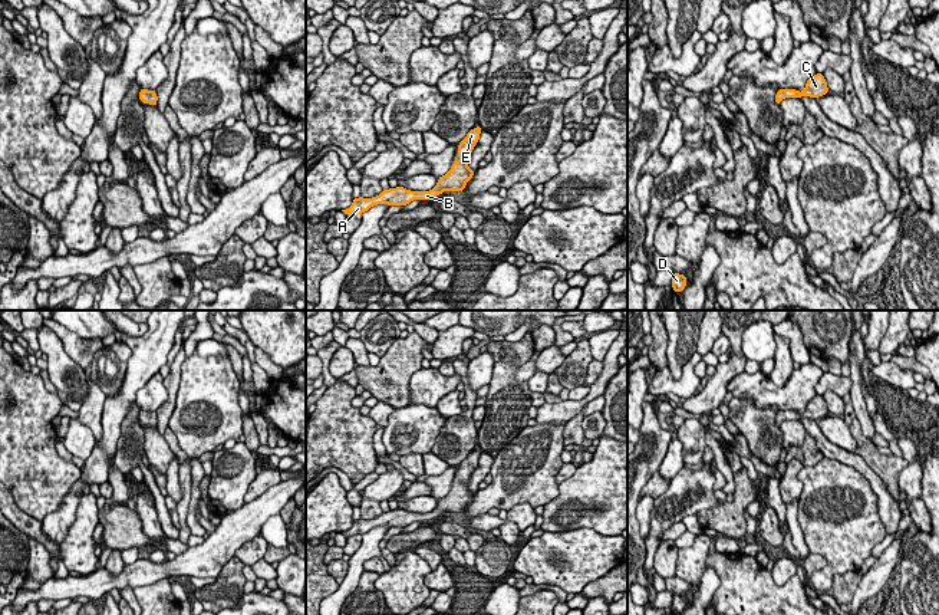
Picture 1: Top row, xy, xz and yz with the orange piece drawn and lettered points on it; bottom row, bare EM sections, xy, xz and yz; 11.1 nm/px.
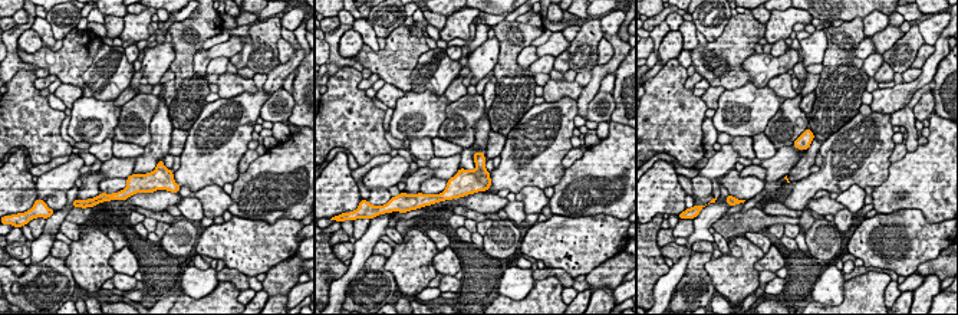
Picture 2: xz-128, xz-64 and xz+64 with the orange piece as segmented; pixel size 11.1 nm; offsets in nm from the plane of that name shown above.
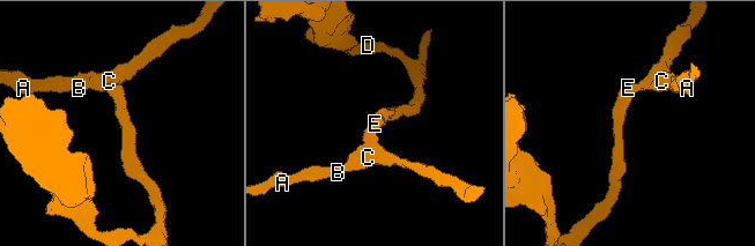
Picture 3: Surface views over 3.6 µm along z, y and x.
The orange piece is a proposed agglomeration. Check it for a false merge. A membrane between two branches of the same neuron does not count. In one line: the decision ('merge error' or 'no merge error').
no merge error

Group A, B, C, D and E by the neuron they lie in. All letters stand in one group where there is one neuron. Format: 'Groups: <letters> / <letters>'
Groups: A B C D E

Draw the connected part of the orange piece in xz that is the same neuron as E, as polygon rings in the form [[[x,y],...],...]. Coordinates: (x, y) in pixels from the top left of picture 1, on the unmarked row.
[[[481,448],[471,451],[467,458],[458,467],[458,478],[459,483],[452,484],[451,491],[438,500],[436,507],[429,513],[411,513],[403,509],[383,512],[379,517],[372,520],[353,520],[353,524],[349,530],[342,532],[346,537],[350,536],[362,536],[368,533],[370,529],[378,526],[388,527],[406,527],[414,522],[429,522],[442,516],[444,513],[462,513],[465,506],[472,500],[474,494],[468,490],[468,483],[471,478],[474,467],[478,466]]]

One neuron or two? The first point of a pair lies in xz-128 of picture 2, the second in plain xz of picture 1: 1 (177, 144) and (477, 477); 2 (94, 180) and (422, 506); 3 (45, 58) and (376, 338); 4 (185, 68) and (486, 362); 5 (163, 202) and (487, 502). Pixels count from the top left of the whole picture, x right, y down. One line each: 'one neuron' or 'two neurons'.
1: one neuron
2: two neurons
3: two neurons
4: two neurons
5: two neurons

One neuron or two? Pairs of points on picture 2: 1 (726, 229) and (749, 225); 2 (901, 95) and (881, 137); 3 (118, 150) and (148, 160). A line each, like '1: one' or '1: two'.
1: one
2: two
3: two

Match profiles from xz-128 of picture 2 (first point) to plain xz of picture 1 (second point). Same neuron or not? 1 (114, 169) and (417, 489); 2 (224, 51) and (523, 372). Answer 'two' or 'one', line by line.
1: two
2: two

